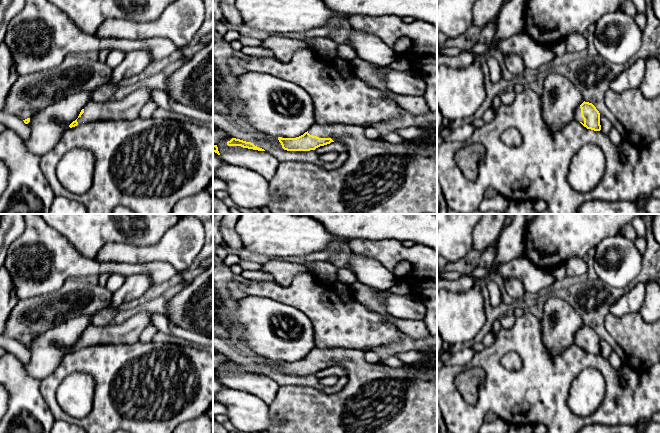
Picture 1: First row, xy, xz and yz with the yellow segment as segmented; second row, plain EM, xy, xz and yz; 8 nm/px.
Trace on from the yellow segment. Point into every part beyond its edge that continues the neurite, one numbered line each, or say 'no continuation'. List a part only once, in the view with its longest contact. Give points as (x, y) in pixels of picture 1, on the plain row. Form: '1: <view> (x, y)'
1: xz (378, 398)

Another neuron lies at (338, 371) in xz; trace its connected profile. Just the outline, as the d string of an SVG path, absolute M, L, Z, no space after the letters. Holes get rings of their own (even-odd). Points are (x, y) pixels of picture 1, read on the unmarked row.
M334 365L331 366L330 368L320 370L315 373L315 377L320 380L328 376L337 376L337 377L347 376L347 371L343 367Z

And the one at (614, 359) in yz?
M614 351L611 353L609 357L609 362L613 366L614 369L618 370L622 366L622 360Z

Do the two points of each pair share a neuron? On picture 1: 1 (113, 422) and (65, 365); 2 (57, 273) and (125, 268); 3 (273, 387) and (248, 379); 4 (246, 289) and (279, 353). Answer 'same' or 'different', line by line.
1: same
2: same
3: same
4: different

